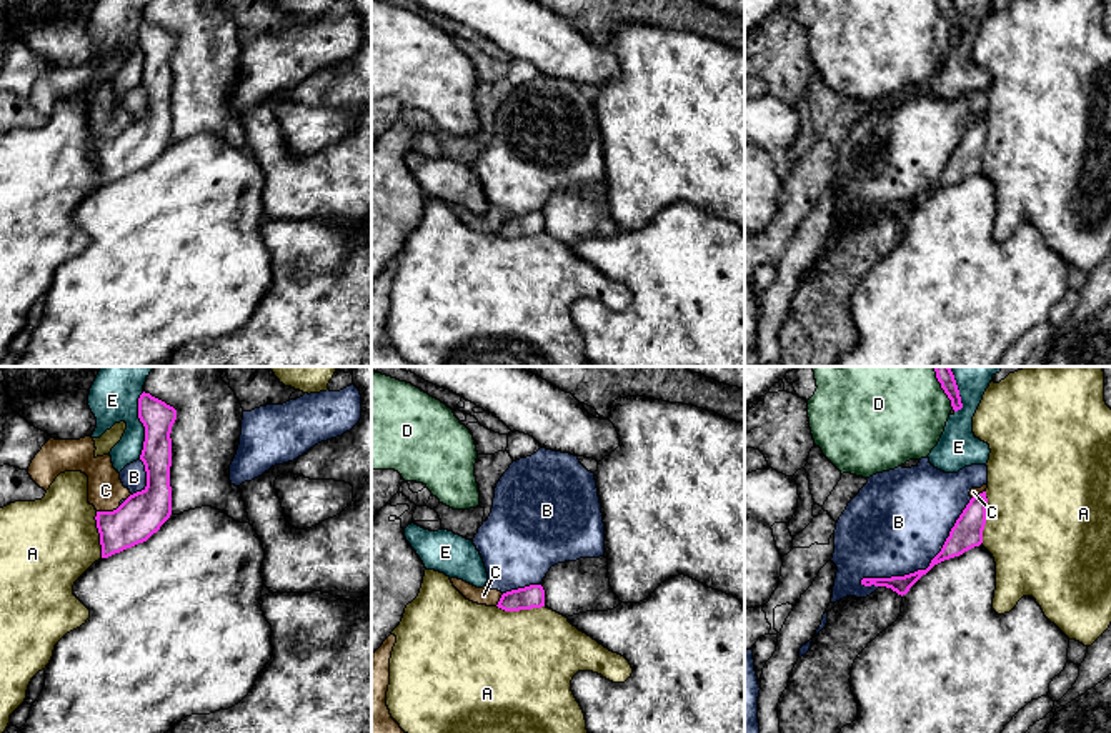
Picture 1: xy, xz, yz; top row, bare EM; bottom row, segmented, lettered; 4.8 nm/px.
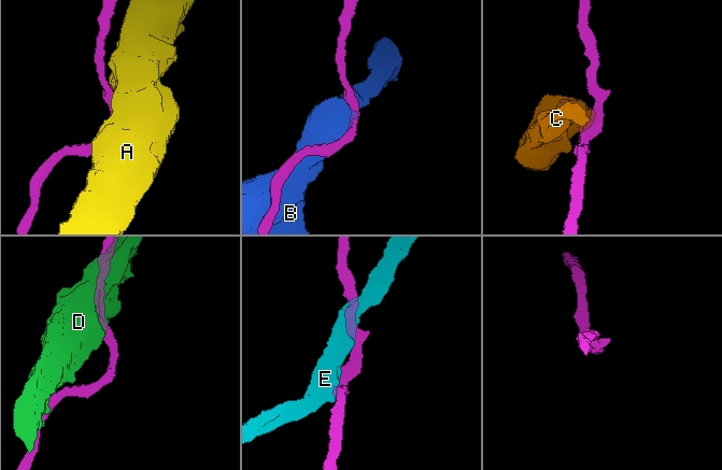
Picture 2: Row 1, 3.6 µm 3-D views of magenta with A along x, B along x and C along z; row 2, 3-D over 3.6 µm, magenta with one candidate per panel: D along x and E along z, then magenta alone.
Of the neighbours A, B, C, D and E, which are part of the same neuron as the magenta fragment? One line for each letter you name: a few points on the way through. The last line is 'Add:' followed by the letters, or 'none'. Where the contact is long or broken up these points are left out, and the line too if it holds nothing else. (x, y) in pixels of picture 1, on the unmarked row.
Add: none

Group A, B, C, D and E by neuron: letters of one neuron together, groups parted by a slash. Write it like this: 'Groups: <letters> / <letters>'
Groups: A / B C / D / E

